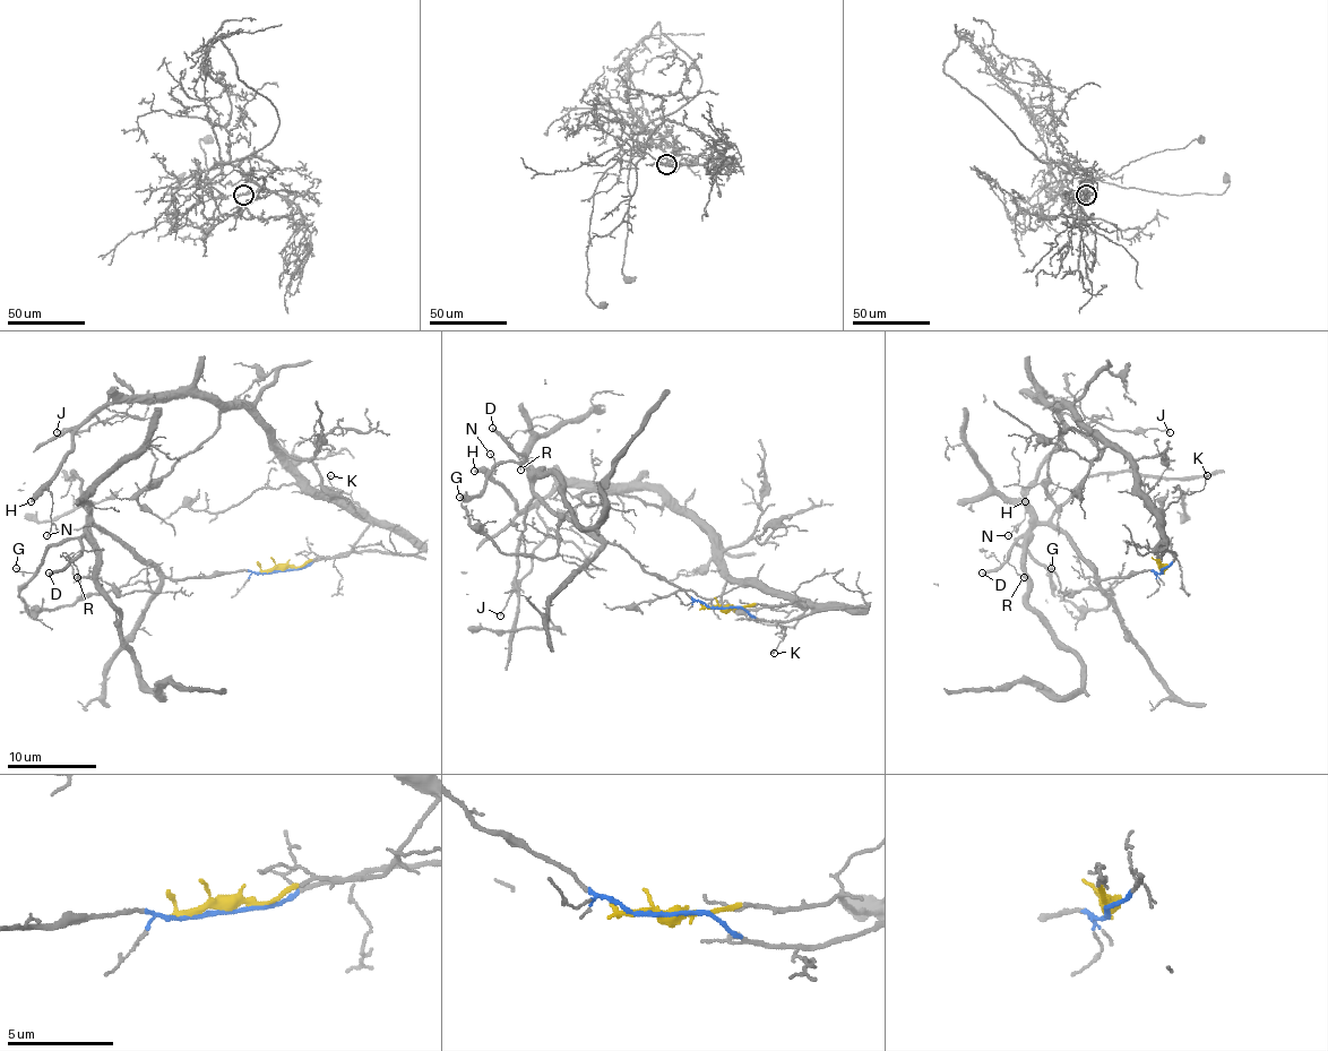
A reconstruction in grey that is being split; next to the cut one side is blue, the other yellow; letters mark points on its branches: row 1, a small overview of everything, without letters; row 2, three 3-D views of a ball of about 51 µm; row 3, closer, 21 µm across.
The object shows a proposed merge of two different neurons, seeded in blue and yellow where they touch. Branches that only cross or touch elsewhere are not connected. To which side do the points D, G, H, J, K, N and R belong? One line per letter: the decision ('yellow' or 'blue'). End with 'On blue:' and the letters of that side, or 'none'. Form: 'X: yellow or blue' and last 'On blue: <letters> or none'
D: blue
G: blue
H: yellow
J: yellow
K: yellow
N: yellow
R: blue
On blue: D, G, R

